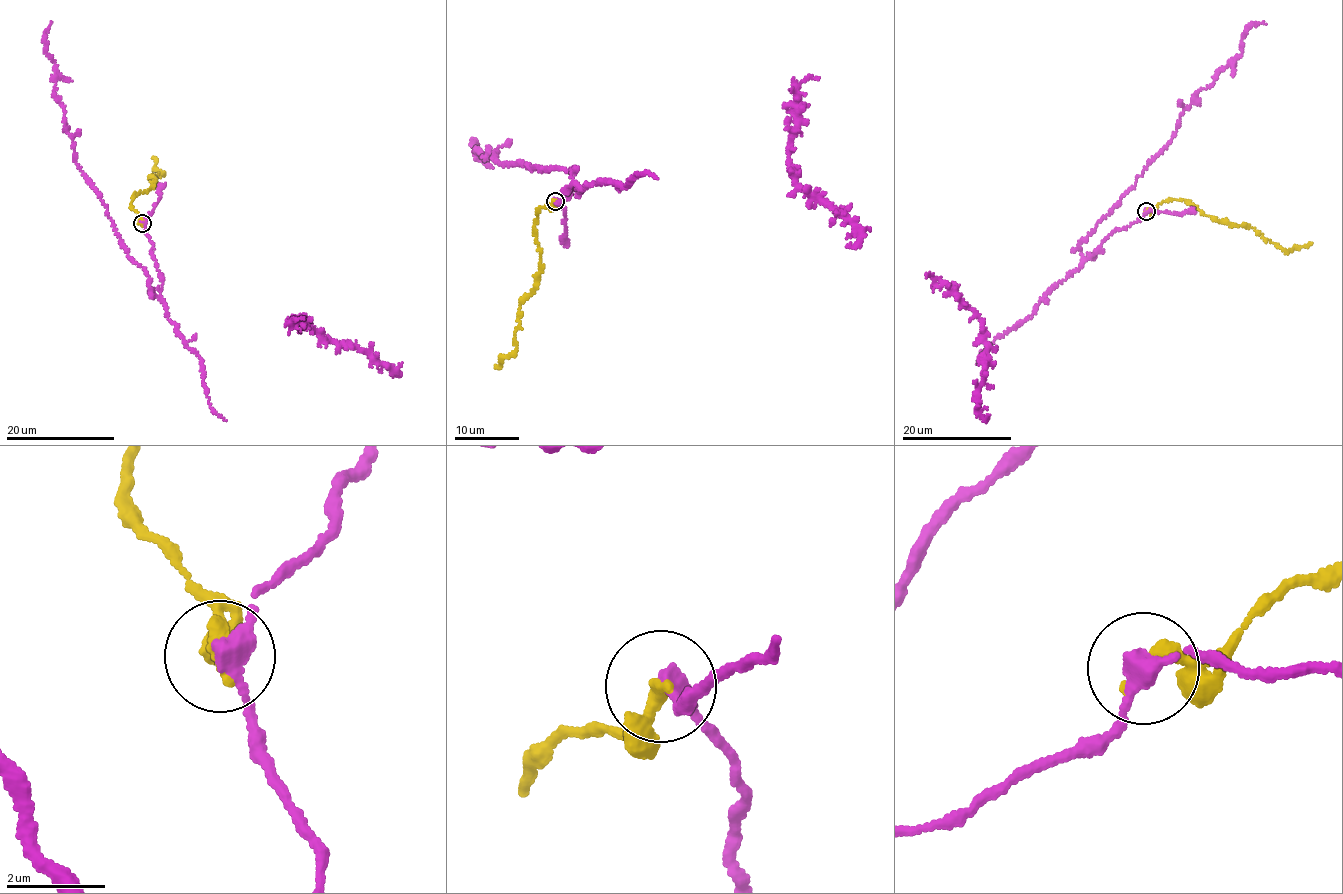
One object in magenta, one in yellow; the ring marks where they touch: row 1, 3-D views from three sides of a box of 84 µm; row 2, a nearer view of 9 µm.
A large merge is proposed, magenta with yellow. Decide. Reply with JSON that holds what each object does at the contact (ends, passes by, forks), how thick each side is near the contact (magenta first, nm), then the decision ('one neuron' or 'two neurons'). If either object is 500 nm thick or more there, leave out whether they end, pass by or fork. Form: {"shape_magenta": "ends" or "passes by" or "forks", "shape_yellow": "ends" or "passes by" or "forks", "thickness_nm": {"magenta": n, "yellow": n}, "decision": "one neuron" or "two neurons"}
{"shape_magenta": "passes by", "shape_yellow": "ends", "thickness_nm": {"magenta": 320, "yellow": 320}, "decision": "two neurons"}

